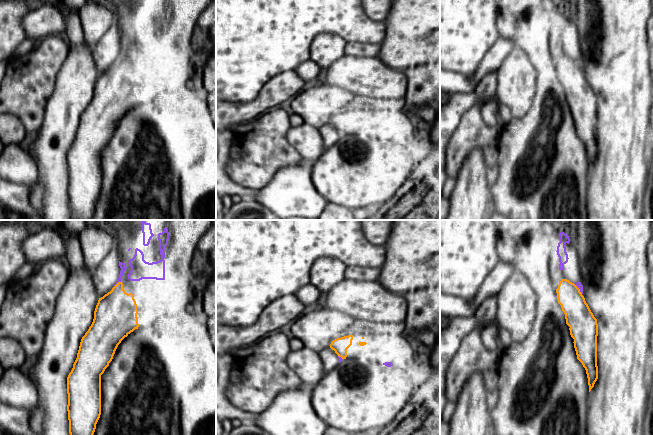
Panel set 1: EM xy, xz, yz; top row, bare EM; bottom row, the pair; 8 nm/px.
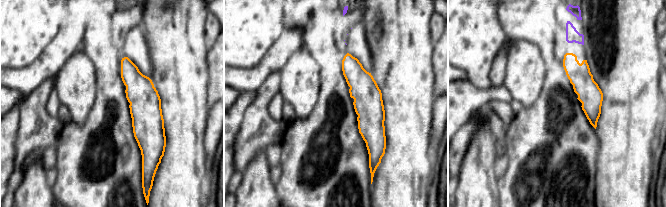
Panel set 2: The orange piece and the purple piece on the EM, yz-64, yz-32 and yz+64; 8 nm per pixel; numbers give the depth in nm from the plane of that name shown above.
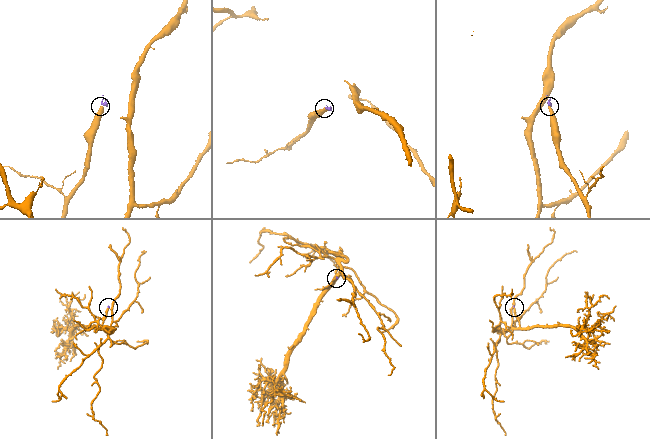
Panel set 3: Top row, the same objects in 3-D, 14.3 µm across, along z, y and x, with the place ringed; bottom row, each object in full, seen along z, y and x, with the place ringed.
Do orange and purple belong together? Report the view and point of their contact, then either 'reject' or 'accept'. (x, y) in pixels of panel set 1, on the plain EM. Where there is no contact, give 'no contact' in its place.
contact xy (117, 59); accept

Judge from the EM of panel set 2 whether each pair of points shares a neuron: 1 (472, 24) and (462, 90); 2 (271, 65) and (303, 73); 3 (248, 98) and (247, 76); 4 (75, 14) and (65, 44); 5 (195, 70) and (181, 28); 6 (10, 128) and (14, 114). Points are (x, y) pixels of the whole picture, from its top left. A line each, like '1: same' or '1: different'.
1: different
2: different
3: different
4: same
5: same
6: same

